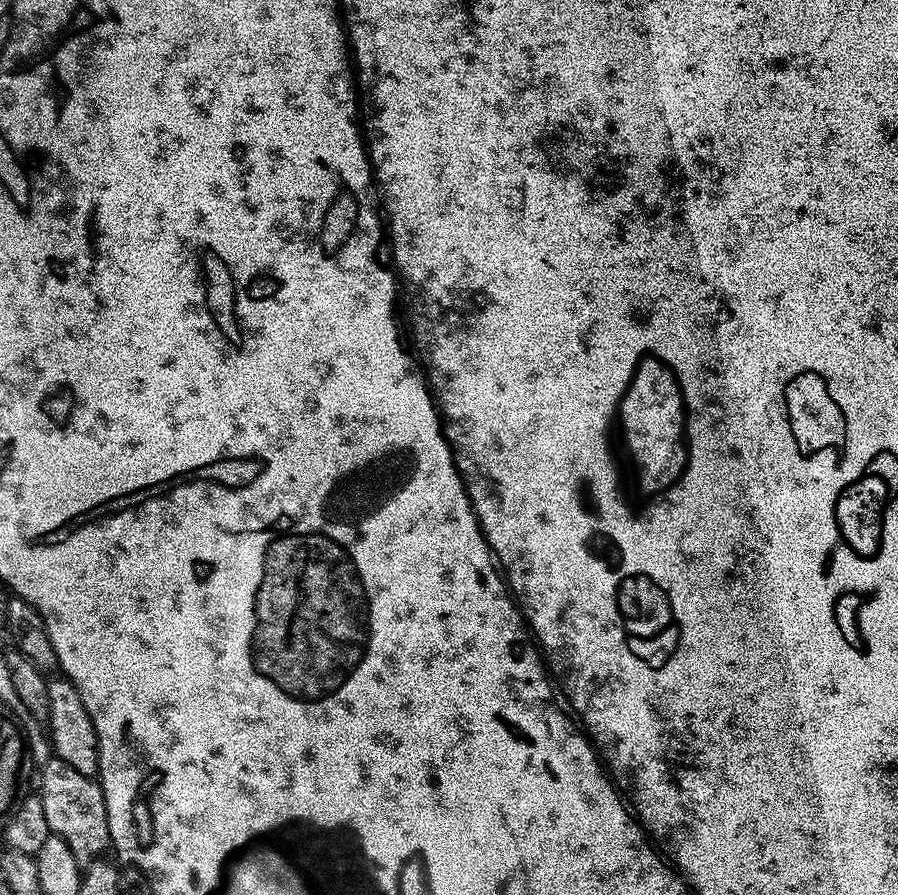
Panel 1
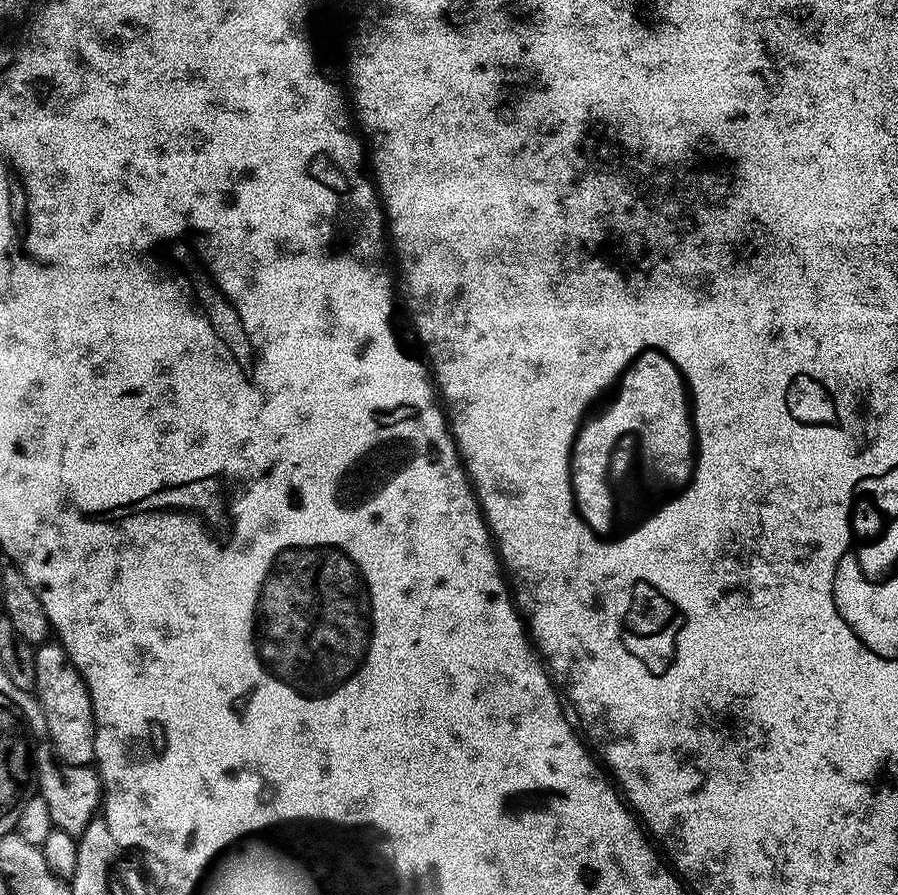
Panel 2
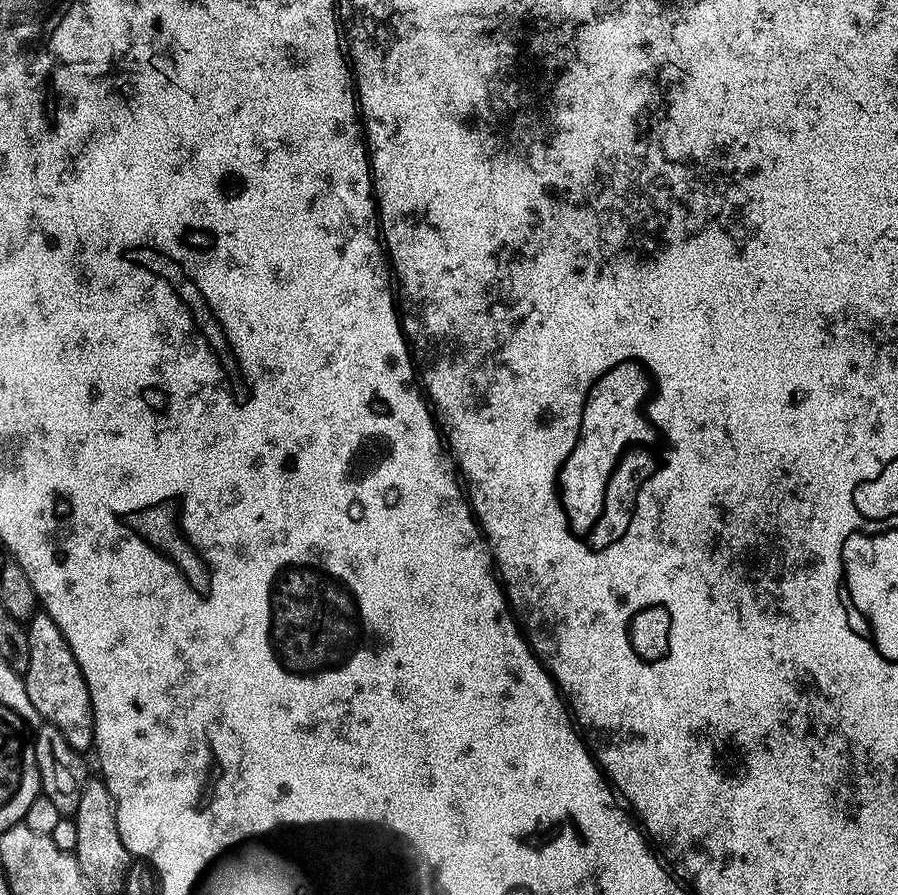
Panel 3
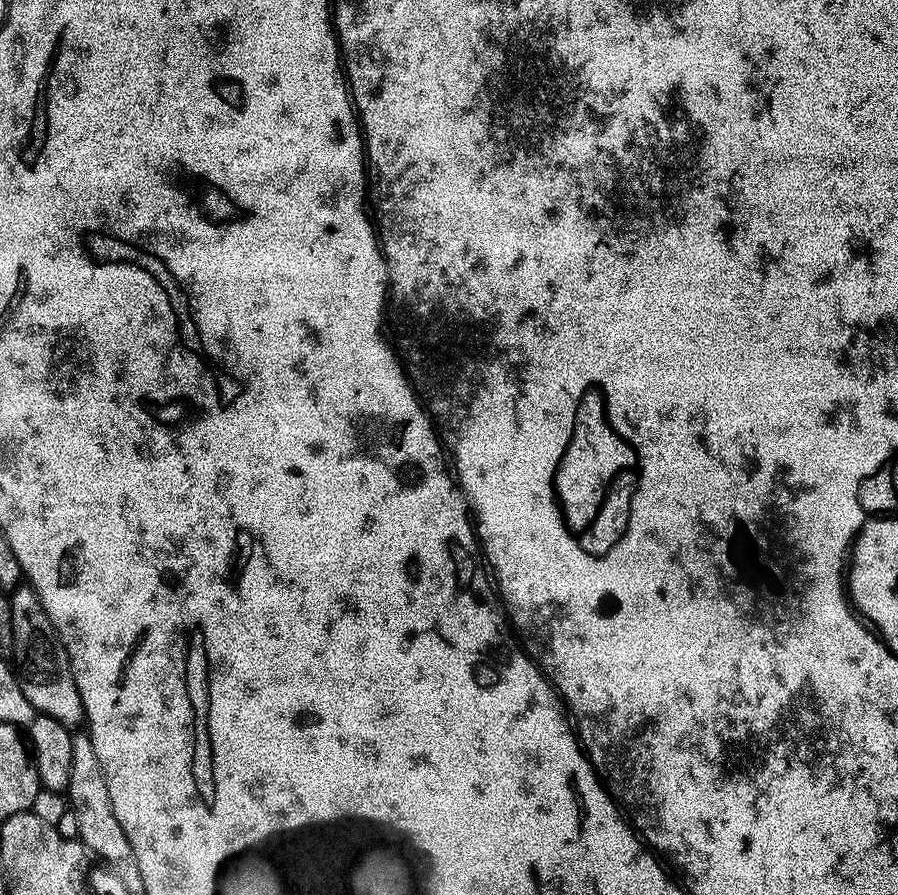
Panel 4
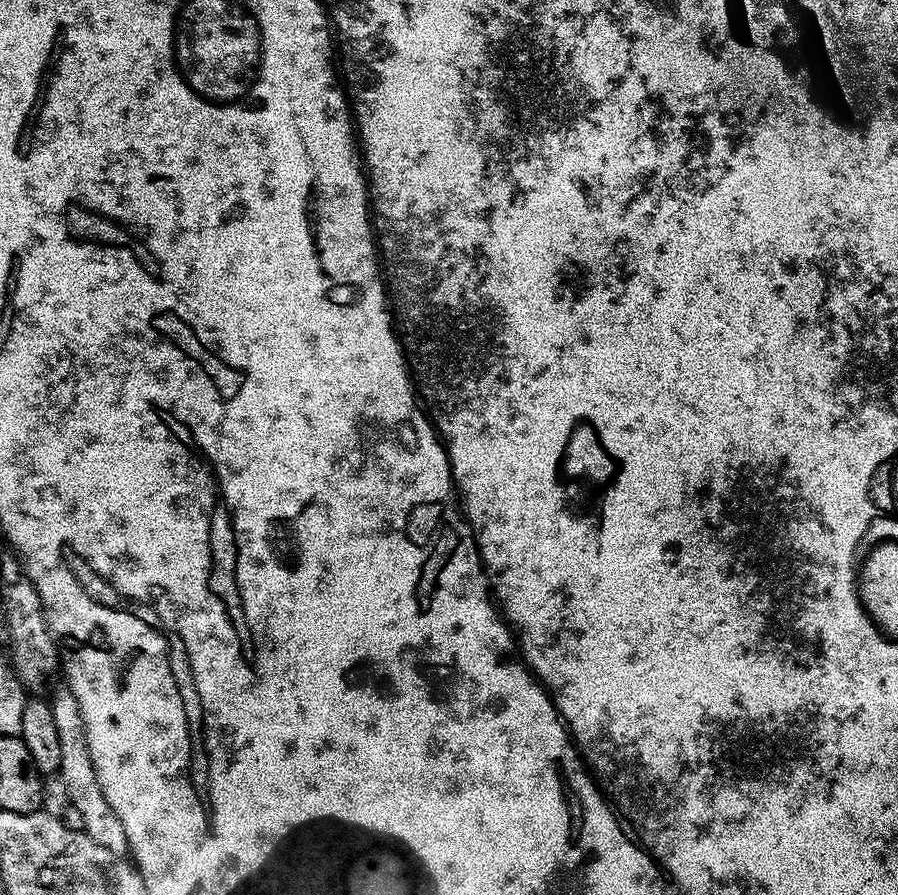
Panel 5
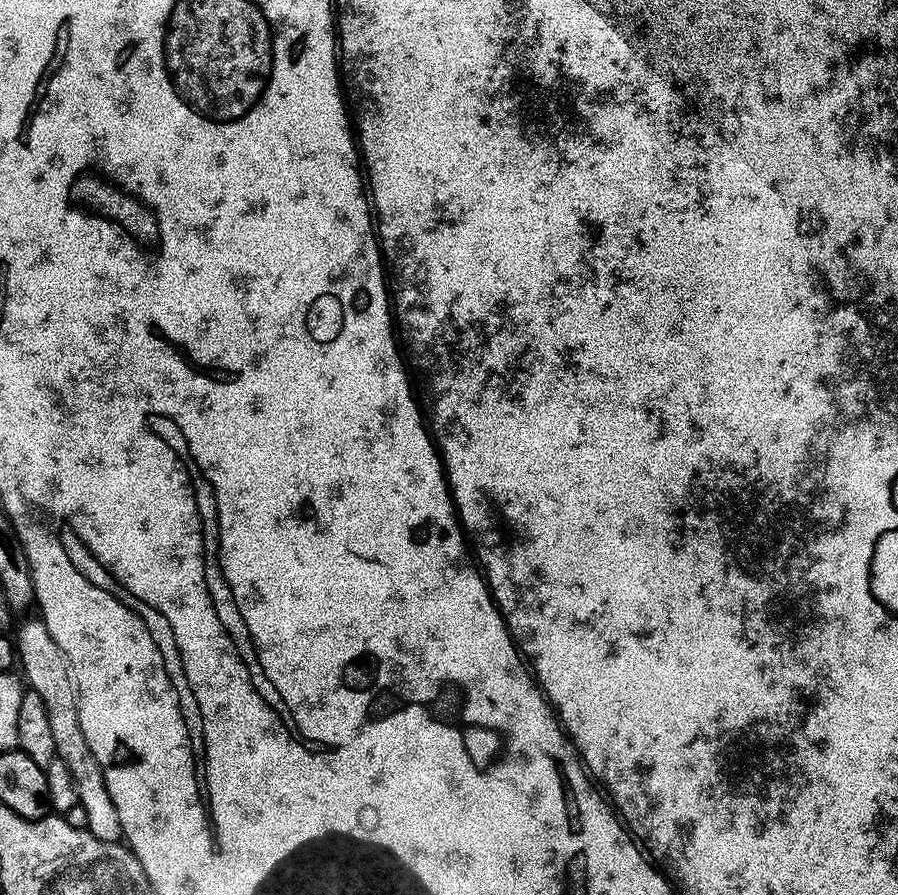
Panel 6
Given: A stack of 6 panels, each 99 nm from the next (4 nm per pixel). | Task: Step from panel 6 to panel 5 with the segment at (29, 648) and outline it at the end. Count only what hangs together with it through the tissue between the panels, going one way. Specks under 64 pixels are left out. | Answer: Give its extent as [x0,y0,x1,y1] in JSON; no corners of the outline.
[50,690,128,858]

